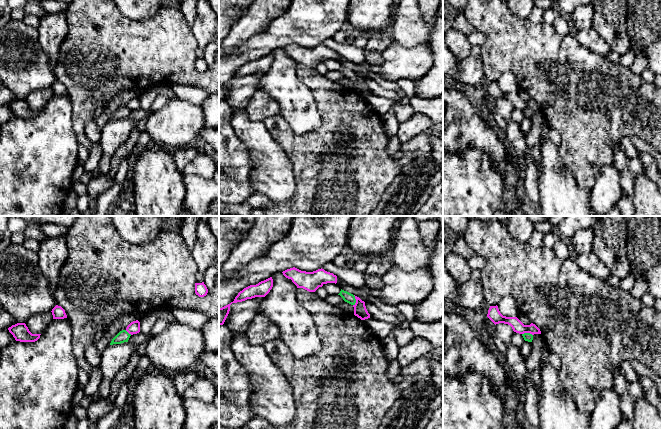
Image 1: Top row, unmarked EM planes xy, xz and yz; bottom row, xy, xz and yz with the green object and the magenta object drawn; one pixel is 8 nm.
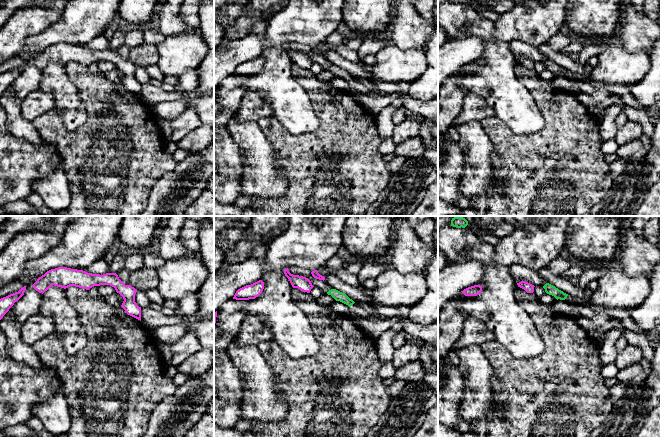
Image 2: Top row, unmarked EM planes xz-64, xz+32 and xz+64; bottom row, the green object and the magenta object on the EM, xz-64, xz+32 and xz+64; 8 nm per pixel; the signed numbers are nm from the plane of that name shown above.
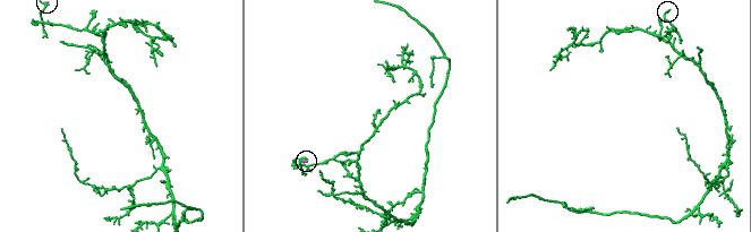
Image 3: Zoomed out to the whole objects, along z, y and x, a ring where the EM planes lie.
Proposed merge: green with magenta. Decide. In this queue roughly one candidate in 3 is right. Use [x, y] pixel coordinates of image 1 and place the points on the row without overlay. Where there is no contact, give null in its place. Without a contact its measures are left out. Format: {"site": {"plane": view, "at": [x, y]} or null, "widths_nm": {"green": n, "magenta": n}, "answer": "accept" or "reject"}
{"site": {"plane": "xz", "at": [355, 76]}, "widths_nm": {"green": 80, "magenta": 100}, "answer": "reject"}

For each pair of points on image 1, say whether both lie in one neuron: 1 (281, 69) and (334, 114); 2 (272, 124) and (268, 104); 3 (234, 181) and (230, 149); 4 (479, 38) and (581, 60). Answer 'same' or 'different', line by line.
1: different
2: different
3: same
4: different

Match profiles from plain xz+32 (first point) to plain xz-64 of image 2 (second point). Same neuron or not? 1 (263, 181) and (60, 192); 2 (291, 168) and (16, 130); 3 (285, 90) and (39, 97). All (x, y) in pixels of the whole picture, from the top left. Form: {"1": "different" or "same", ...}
{"1": "same", "2": "different", "3": "different"}

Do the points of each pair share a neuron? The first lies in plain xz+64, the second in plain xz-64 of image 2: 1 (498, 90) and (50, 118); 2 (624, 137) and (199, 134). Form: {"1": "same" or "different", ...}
{"1": "different", "2": "different"}

